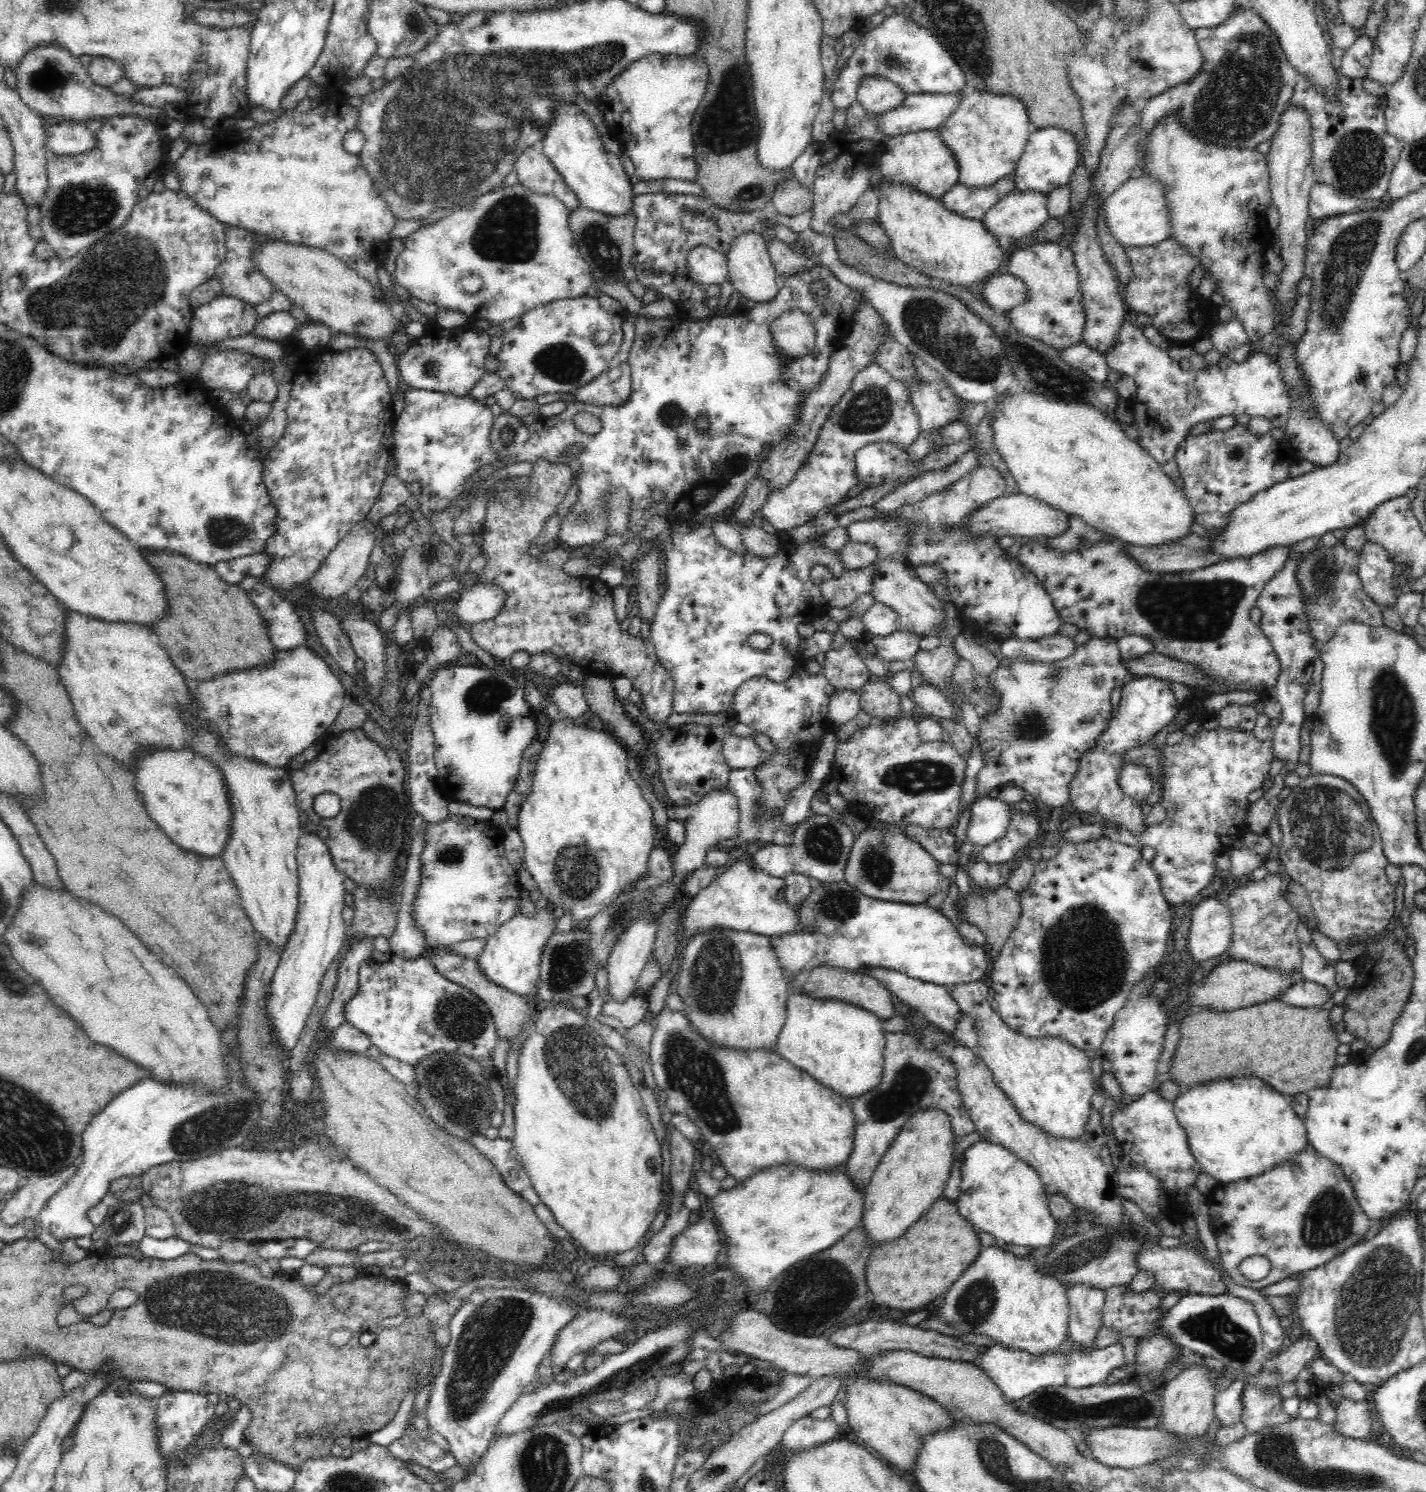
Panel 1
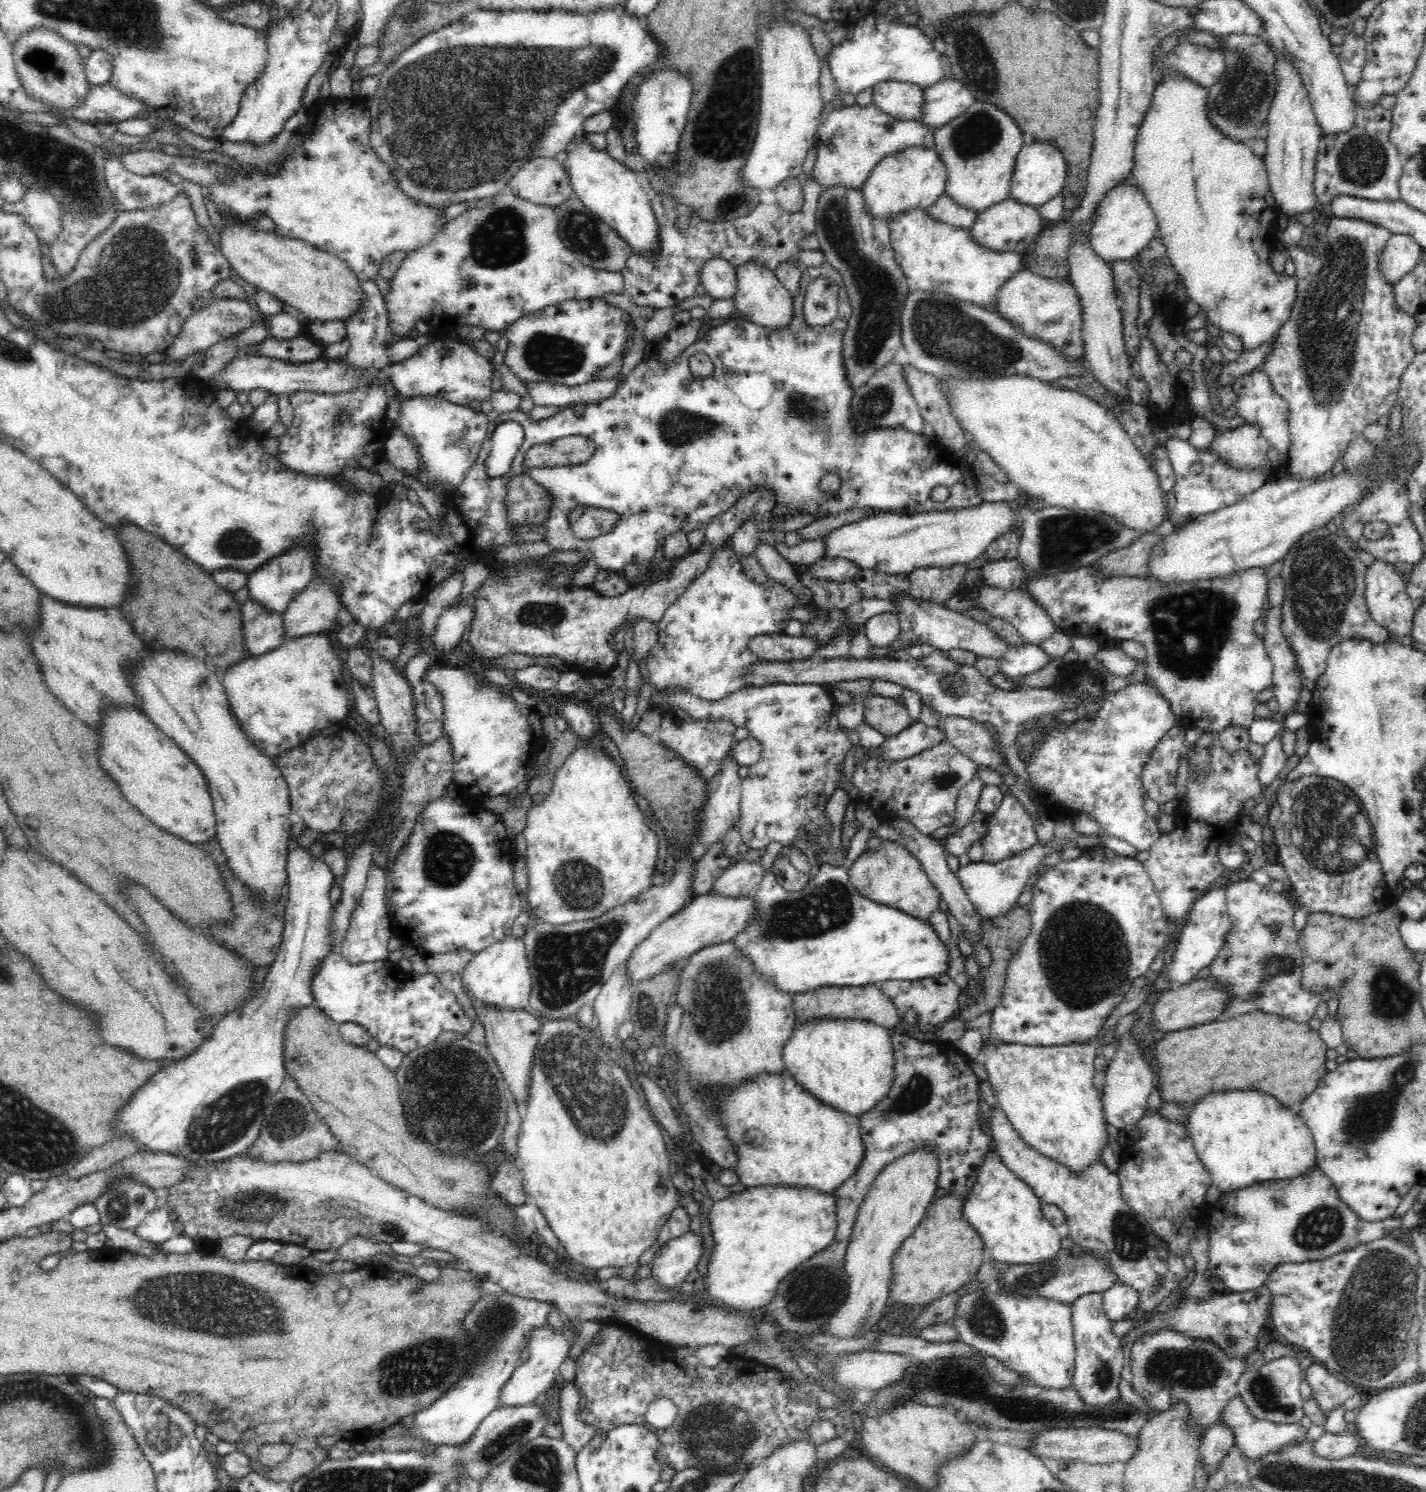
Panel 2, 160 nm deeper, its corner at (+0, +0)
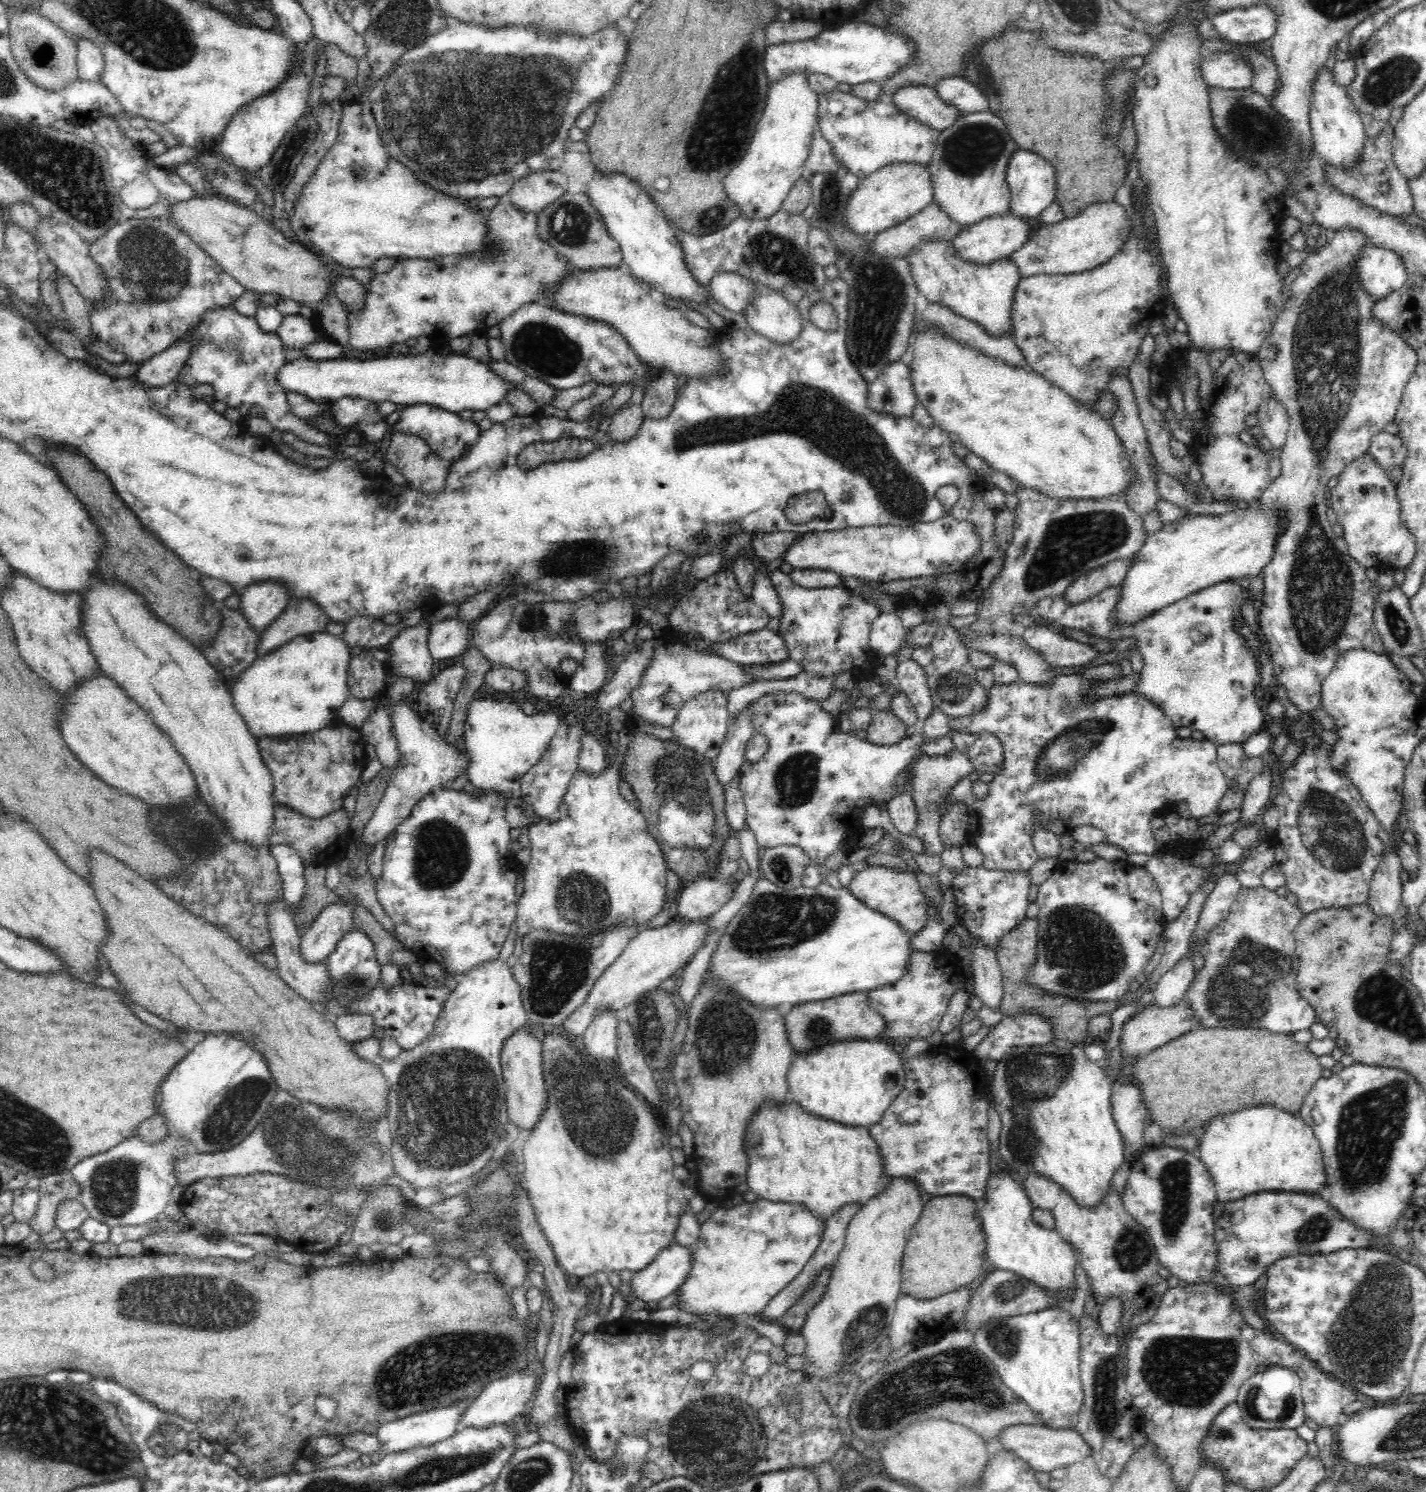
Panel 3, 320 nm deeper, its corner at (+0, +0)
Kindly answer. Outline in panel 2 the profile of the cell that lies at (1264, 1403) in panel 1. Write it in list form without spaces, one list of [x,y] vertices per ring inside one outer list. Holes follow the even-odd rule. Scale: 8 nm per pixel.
[[[1238,1395],[1228,1401],[1228,1404],[1221,1412],[1219,1420],[1222,1421],[1222,1425],[1226,1429],[1232,1431],[1232,1437],[1234,1437],[1233,1446],[1240,1451],[1240,1455],[1242,1455],[1242,1459],[1244,1459],[1244,1463],[1246,1464],[1250,1461],[1253,1463],[1268,1453],[1279,1453],[1287,1446],[1300,1445],[1306,1441],[1307,1429],[1302,1426],[1301,1422],[1294,1424],[1276,1424],[1268,1420],[1254,1419],[1248,1413],[1244,1401]]]

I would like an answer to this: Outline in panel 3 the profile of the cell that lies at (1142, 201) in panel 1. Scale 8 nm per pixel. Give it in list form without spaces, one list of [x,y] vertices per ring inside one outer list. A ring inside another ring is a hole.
[[[1113,200],[1088,205],[1076,216],[1065,218],[1048,227],[1042,226],[1026,240],[1022,248],[1007,257],[1008,261],[1018,267],[1022,280],[1044,274],[1070,275],[1090,271],[1108,262],[1122,248],[1120,232],[1128,226],[1125,216],[1124,209]]]

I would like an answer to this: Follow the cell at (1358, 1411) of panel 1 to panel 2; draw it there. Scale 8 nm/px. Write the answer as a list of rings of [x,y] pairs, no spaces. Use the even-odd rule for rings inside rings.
[[[1349,1426],[1343,1433],[1336,1435],[1324,1432],[1323,1435],[1312,1443],[1310,1449],[1316,1457],[1328,1459],[1328,1461],[1339,1461],[1354,1454],[1360,1438]]]

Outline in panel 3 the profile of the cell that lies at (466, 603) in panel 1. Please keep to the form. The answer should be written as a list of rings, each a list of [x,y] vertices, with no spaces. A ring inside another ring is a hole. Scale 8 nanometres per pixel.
[[[451,618],[429,625],[428,651],[435,662],[462,656],[470,646],[467,624]]]

